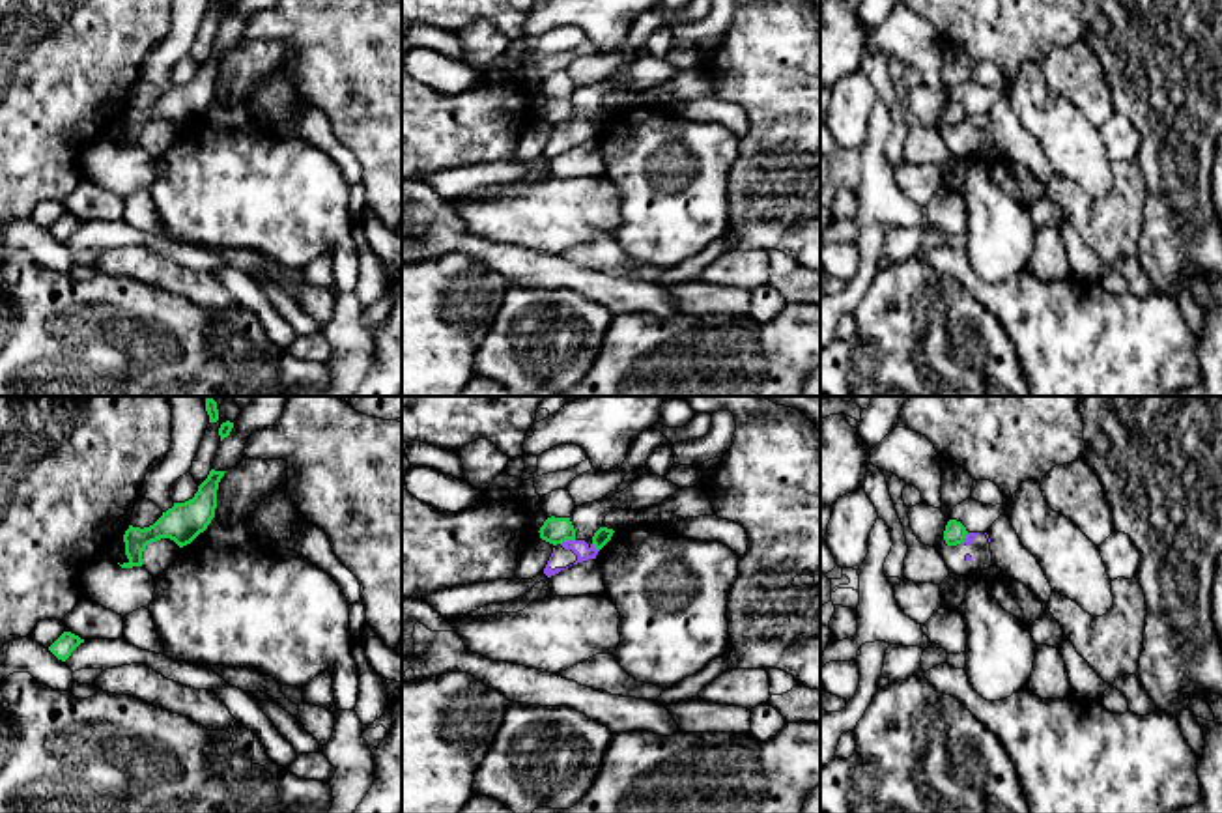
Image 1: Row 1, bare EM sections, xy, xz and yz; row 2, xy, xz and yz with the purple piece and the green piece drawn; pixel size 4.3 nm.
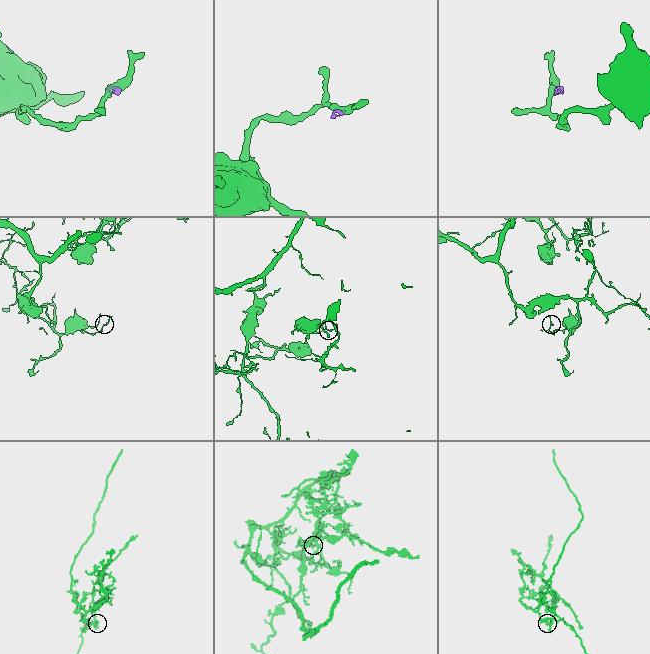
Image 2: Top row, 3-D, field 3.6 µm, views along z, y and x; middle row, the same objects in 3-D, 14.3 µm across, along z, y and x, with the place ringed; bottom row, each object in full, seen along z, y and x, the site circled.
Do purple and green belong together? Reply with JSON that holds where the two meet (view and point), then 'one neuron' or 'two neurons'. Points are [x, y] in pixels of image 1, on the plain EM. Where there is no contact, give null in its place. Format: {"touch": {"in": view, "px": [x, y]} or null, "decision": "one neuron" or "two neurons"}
{"touch": {"in": "xz", "px": [567, 122]}, "decision": "two neurons"}

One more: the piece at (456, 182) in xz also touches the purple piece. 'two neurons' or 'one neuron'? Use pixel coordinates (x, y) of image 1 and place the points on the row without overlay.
two neurons

